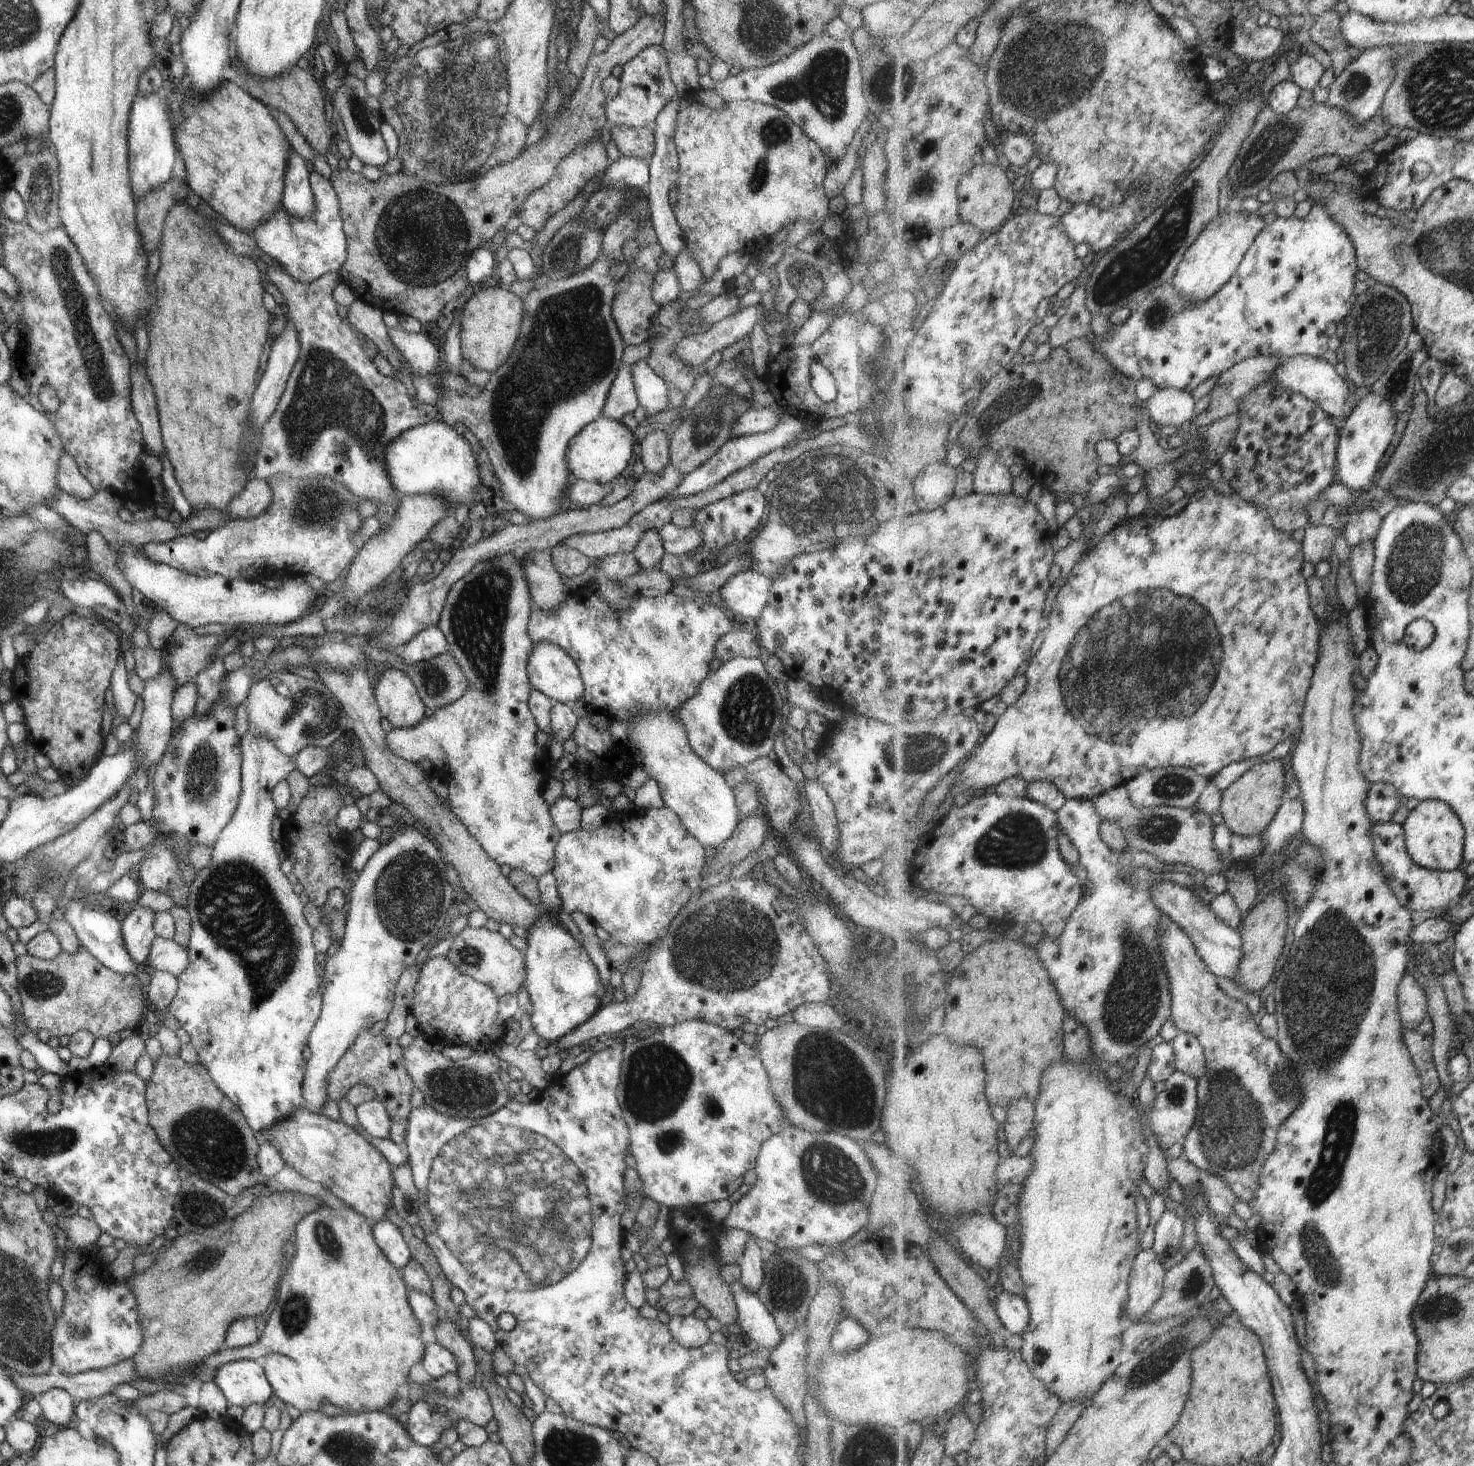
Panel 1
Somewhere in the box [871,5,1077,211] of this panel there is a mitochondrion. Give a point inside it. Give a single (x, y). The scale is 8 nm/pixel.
(926, 185)

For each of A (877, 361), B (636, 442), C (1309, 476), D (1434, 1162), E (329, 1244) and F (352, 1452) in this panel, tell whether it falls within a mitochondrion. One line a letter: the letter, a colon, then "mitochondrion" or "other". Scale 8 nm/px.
A: mitochondrion
B: other
C: other
D: other
E: mitochondrion
F: mitochondrion

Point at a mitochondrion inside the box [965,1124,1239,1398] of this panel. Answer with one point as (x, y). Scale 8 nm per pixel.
(1150, 1369)

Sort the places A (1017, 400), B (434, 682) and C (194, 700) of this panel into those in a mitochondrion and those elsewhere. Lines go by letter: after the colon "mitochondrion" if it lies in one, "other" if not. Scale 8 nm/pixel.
A: mitochondrion
B: mitochondrion
C: other

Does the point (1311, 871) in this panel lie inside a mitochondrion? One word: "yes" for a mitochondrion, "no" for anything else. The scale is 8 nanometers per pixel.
yes

